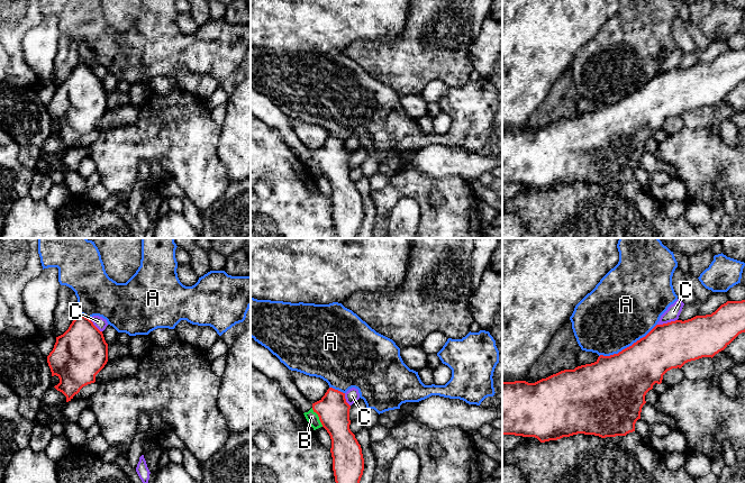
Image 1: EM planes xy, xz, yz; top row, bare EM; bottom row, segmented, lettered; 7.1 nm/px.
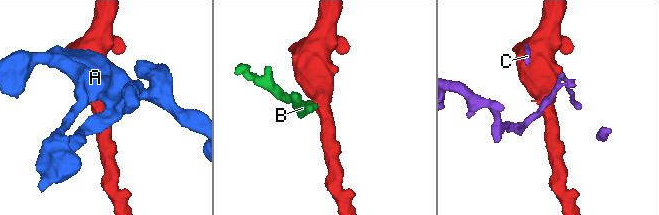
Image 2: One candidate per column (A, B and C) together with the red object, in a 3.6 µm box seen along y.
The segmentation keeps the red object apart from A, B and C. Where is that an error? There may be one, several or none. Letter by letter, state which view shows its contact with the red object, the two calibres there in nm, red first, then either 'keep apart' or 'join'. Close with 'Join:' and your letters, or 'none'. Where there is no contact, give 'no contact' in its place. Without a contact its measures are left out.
A: yz | 400/480 nm | keep apart
B: xz | 220/90 nm | join
C: yz | 320/100 nm | keep apart
Join: B

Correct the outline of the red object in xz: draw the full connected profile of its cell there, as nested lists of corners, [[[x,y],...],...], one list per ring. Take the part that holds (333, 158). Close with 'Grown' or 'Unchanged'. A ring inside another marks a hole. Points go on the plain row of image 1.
[[[329,136],[325,144],[319,149],[312,152],[312,156],[308,161],[303,162],[314,179],[324,175],[330,184],[330,201],[336,238],[357,238],[364,219],[361,193],[349,177],[349,157],[351,154],[346,151],[345,142]]]. Grown

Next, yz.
[[[745,48],[727,49],[711,63],[656,73],[632,94],[610,104],[600,103],[594,111],[561,119],[535,131],[502,130],[502,183],[535,185],[540,191],[578,182],[594,183],[601,186],[626,184],[635,180],[635,172],[640,167],[642,156],[646,152],[646,142],[653,137],[655,131],[662,131],[663,124],[667,119],[681,117],[685,111],[702,106],[712,107],[742,81],[745,81]]]. Unchanged

